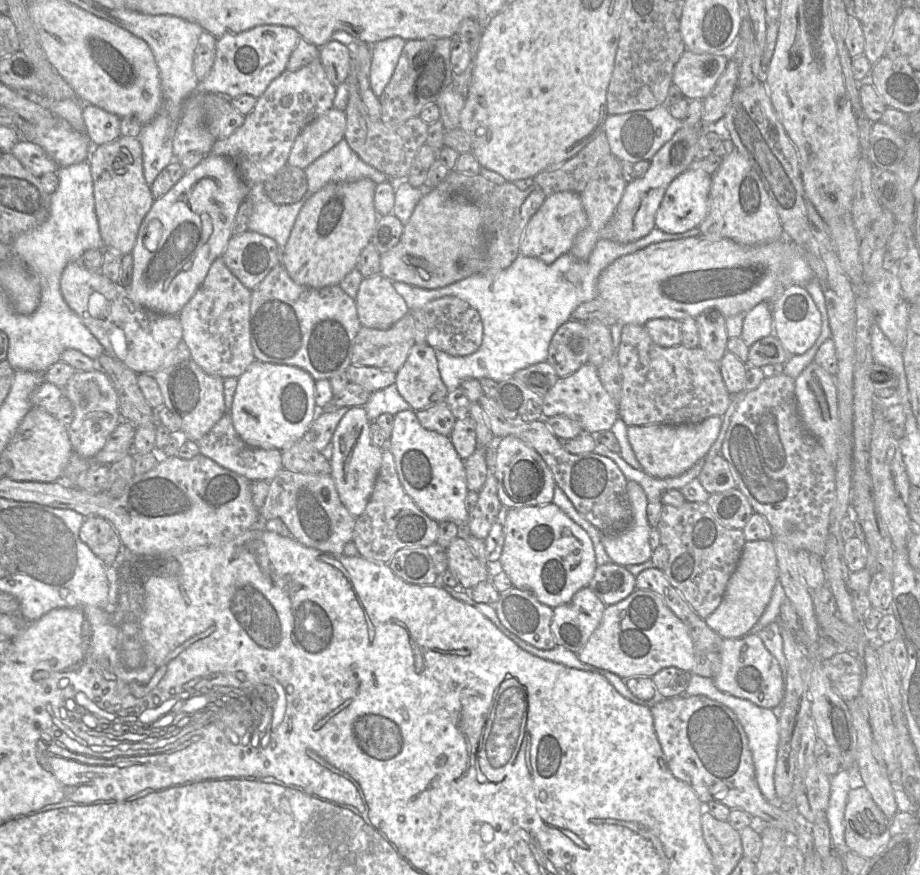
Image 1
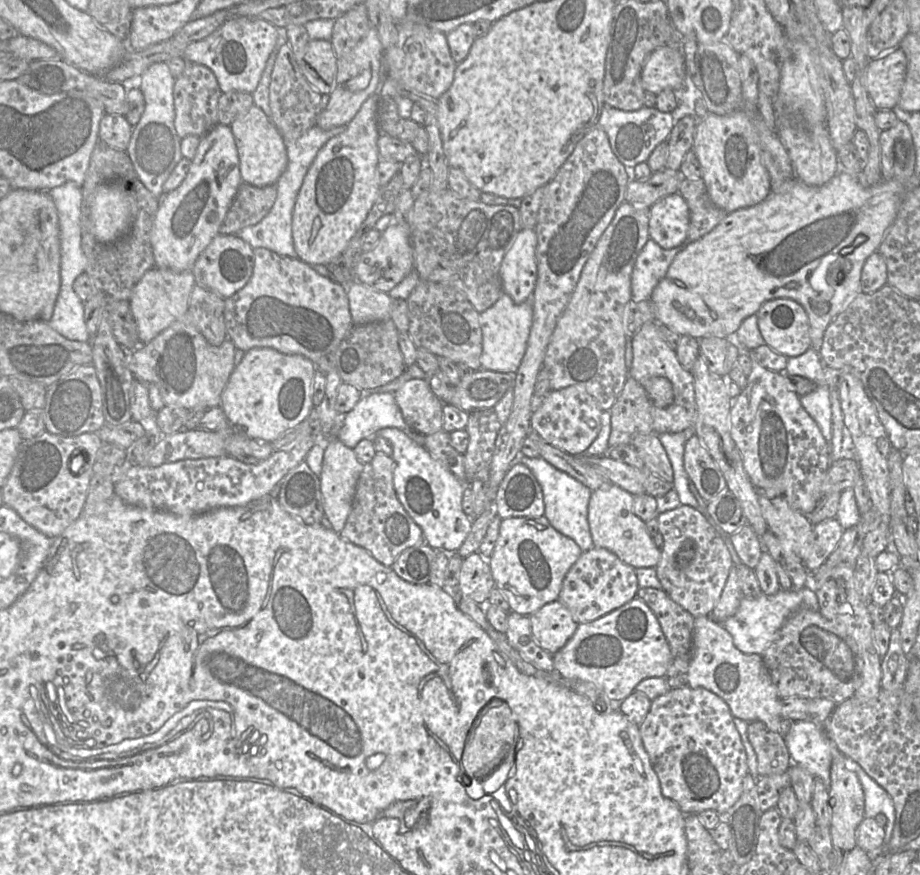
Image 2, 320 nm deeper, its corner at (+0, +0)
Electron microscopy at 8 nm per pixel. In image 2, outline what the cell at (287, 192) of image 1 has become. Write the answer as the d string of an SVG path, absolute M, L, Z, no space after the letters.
M242 182L221 223L219 234L236 234L260 222L271 210L277 197L277 185L252 186Z

